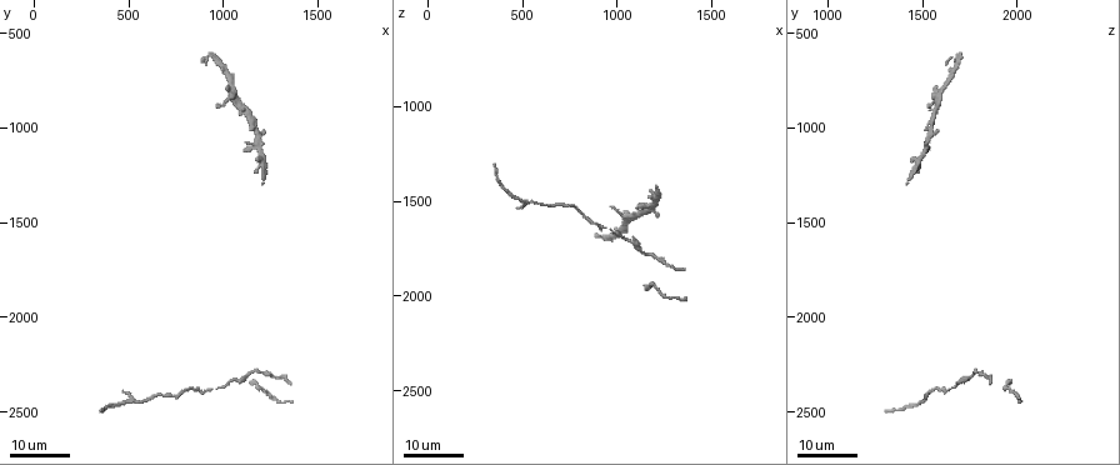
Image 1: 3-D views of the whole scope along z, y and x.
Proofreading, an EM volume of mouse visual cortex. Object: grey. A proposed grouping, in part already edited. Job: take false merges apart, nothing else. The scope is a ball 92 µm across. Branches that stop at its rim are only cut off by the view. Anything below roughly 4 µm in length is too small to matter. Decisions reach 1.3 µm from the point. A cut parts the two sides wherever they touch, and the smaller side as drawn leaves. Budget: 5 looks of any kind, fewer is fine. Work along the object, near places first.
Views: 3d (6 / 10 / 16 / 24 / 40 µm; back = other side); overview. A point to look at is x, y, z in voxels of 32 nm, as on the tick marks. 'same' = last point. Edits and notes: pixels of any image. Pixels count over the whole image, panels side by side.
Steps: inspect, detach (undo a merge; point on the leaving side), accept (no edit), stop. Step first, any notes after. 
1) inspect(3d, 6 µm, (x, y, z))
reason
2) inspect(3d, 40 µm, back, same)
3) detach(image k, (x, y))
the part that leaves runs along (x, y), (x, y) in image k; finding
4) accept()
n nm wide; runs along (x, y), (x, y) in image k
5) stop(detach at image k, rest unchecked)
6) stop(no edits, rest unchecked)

inspect(3d, 24 µm, (510, 2430, 1500))
three arms meet

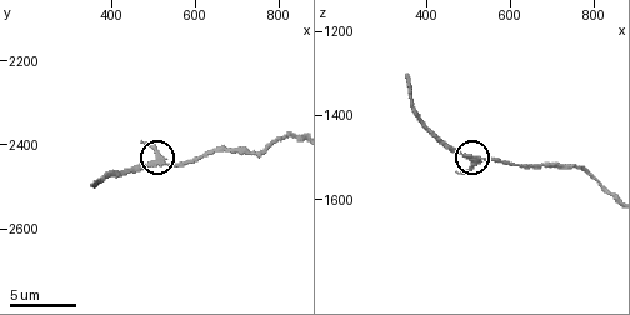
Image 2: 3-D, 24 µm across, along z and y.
inspect(3d, 10 µm, (510, 2445, 1500))

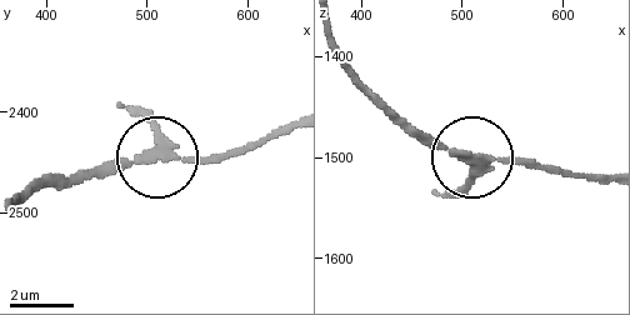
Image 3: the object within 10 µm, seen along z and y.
accept()
runs along (609, 178), (473, 161), (386, 115) in image 3; one neuron here

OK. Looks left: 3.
inspect(3d, 24 µm, (1190, 2280, 1780))

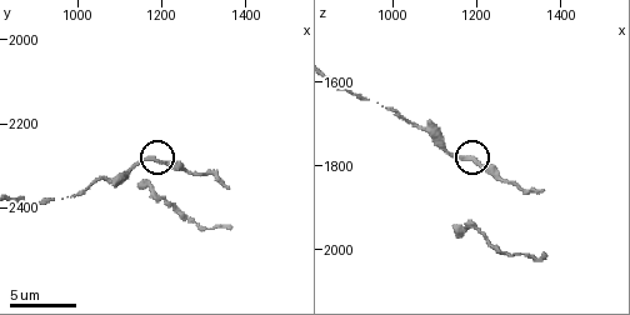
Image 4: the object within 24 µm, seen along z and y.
inspect(3d, 6 µm, (1170, 2285, 1775))
closer look

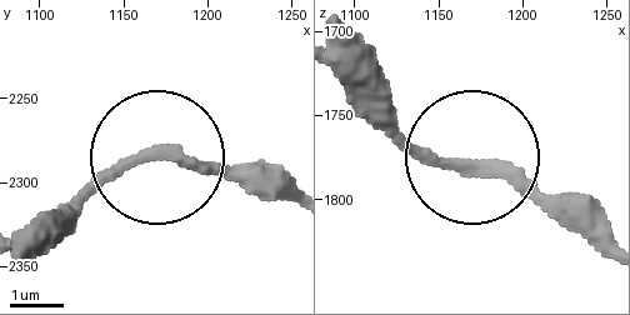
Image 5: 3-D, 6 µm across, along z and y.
accept()
240 nm wide; one neuron here

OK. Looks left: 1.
stop(no edits, rest unchecked)

